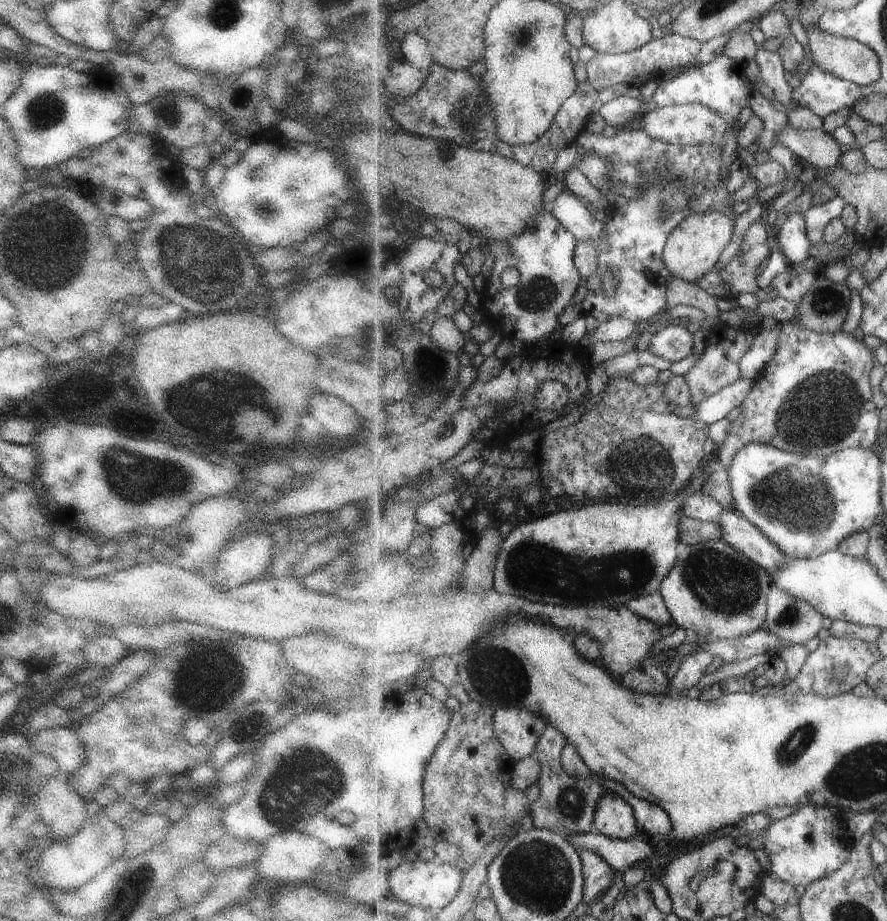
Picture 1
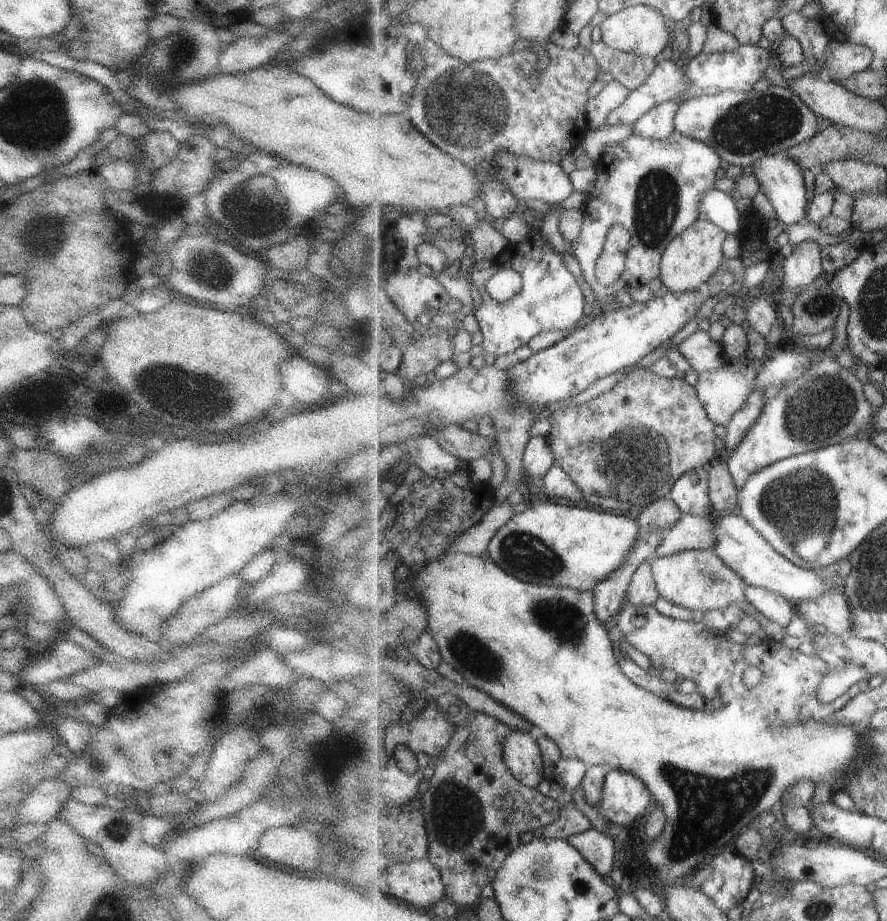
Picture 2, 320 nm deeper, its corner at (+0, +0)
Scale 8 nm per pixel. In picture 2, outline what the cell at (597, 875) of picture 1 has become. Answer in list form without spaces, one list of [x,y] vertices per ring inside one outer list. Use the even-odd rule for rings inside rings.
[[[592,826],[585,832],[570,836],[568,841],[577,847],[585,860],[588,860],[598,873],[605,876],[613,872],[617,844],[611,835]]]

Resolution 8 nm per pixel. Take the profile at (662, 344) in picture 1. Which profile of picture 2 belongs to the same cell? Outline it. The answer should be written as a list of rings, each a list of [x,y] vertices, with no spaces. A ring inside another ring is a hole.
[[[696,330],[679,344],[677,350],[689,360],[697,373],[721,368],[725,362],[725,352],[721,342],[715,342],[709,332]]]

